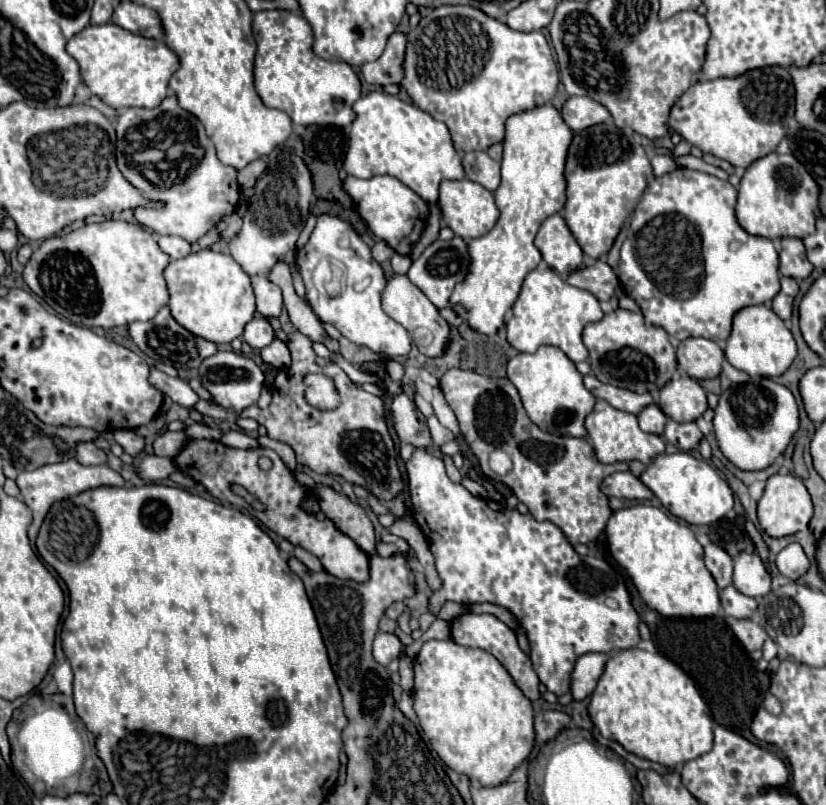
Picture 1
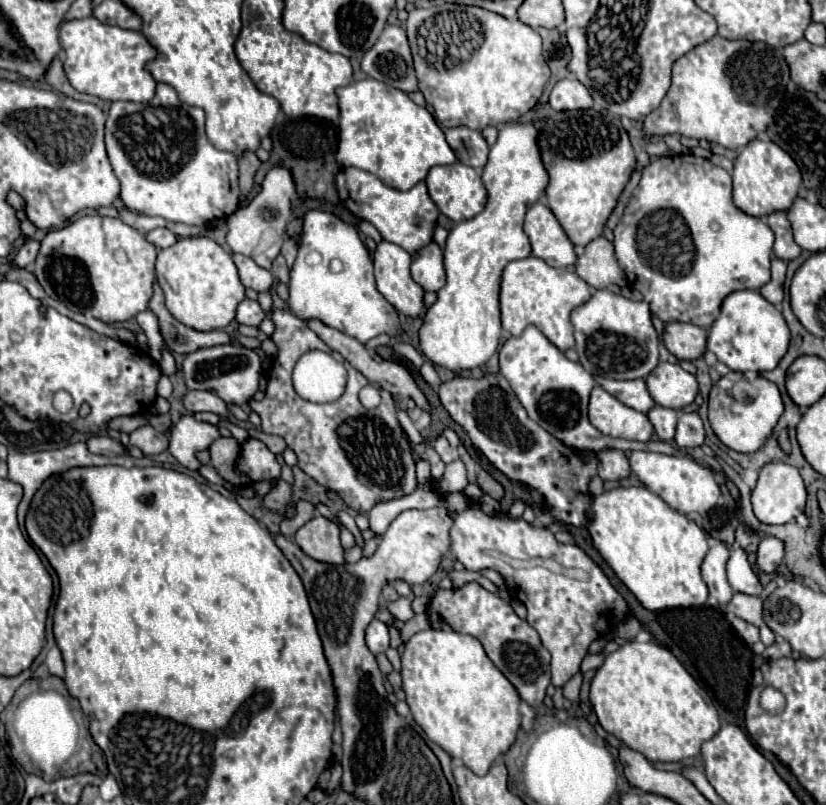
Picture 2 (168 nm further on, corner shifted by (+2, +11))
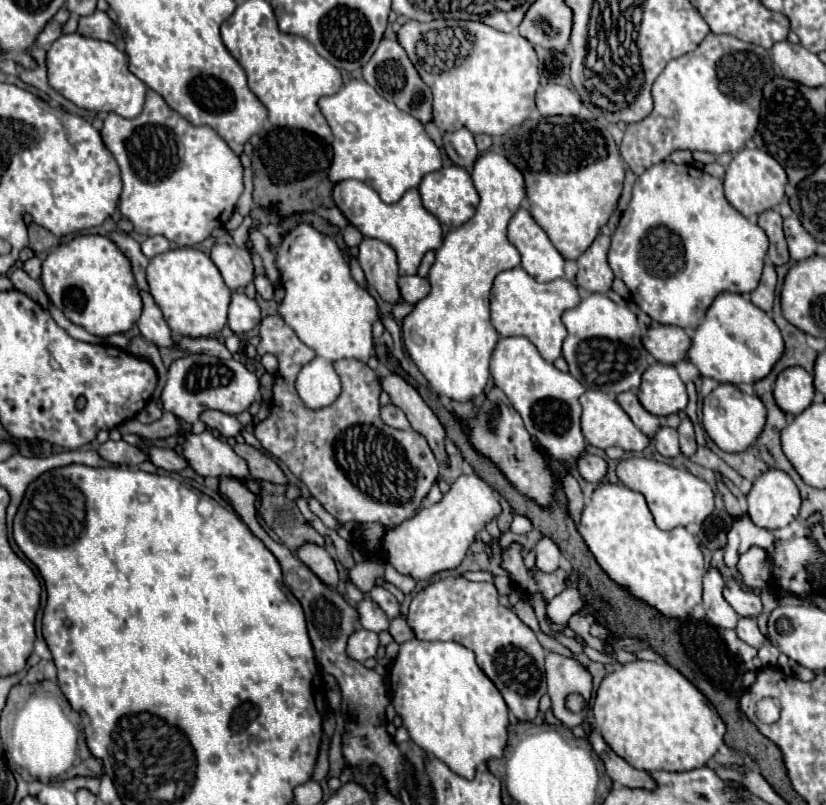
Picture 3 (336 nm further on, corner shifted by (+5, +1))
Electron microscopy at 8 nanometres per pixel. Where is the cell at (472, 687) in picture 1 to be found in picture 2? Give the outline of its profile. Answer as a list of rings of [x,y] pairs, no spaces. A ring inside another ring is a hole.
[[[425,629],[405,643],[401,665],[401,687],[415,723],[443,751],[463,759],[475,775],[487,773],[491,761],[515,741],[521,725],[521,701],[507,677],[495,669],[483,645],[471,635]]]

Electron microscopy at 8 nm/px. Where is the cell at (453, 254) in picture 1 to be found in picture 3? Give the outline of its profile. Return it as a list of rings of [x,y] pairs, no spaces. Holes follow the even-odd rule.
[[[406,275],[406,277],[400,277],[398,279],[398,285],[400,285],[400,293],[402,293],[402,299],[406,303],[418,303],[420,299],[424,299],[424,295],[428,295],[430,287],[428,287],[428,279],[426,277],[420,277],[420,275]]]

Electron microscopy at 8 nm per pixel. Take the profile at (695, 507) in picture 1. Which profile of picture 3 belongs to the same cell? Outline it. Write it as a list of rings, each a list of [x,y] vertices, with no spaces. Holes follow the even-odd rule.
[[[630,457],[618,463],[616,475],[628,489],[638,491],[646,497],[652,517],[660,529],[674,529],[674,527],[686,527],[688,523],[702,523],[714,511],[712,487],[684,467],[678,469],[656,459]]]

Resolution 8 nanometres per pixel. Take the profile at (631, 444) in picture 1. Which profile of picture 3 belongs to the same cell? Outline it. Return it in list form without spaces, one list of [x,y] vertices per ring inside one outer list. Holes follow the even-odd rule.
[[[588,389],[582,397],[580,397],[580,403],[582,403],[582,433],[586,437],[586,441],[592,445],[592,447],[598,447],[598,449],[608,449],[608,447],[622,447],[624,451],[634,451],[634,453],[640,453],[648,447],[650,443],[650,437],[644,435],[632,421],[630,417],[622,411],[622,407],[616,403],[614,397],[608,397],[606,393],[602,391],[592,391]]]

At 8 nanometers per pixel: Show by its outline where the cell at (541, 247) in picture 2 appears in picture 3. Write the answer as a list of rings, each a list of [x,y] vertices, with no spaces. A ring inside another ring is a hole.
[[[520,209],[510,225],[508,239],[522,255],[522,269],[536,281],[554,281],[564,277],[564,257],[552,245],[544,229],[534,221],[528,209]]]

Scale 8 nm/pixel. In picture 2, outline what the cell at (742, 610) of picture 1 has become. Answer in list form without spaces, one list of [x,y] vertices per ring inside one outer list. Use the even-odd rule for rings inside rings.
[[[735,593],[726,609],[751,625],[759,627],[763,623],[763,601],[759,597],[743,597],[743,593]]]

